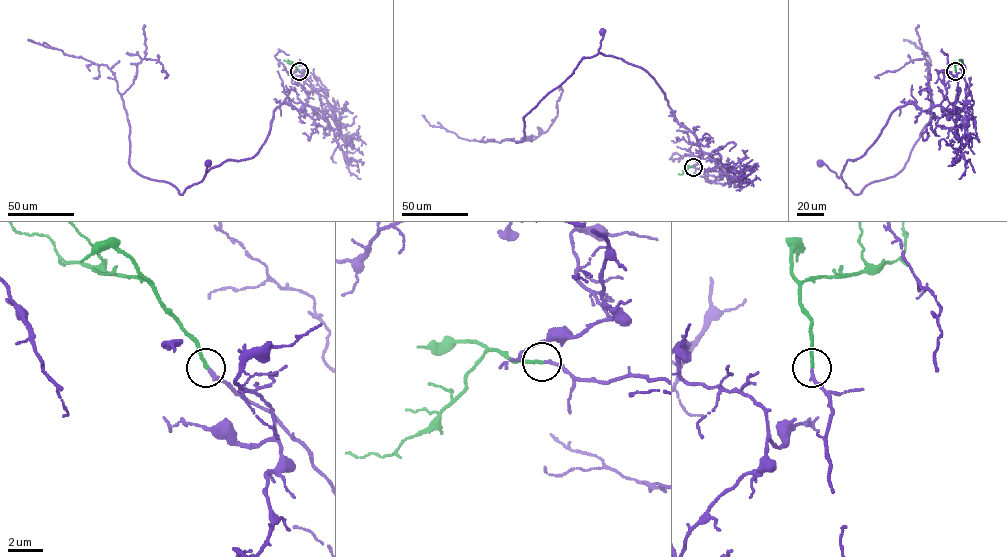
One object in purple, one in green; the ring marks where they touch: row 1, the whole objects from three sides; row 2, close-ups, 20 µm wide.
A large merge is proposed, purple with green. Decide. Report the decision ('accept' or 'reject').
accept

